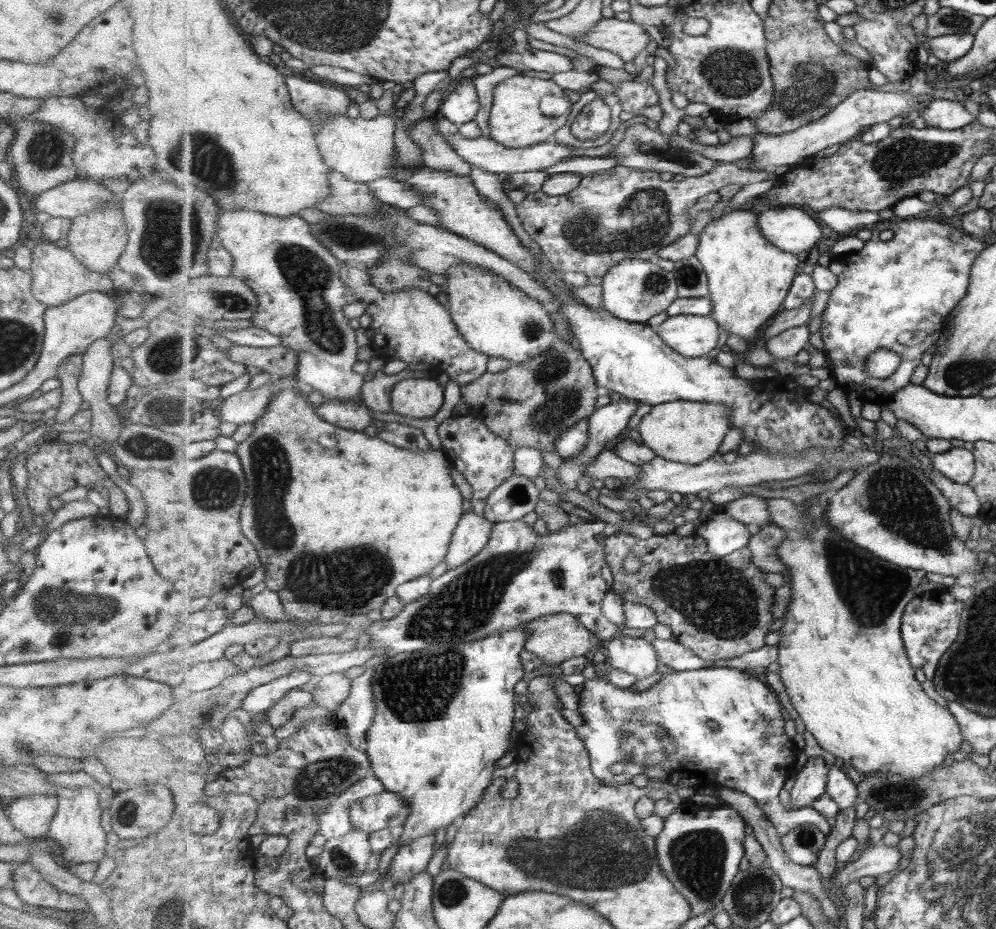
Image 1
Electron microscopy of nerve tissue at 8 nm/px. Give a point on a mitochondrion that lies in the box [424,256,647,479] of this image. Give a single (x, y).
(564, 398)

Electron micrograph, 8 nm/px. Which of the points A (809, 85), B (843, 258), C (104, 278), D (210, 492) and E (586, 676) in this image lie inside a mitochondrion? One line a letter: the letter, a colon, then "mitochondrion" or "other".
A: mitochondrion
B: other
C: other
D: mitochondrion
E: other

